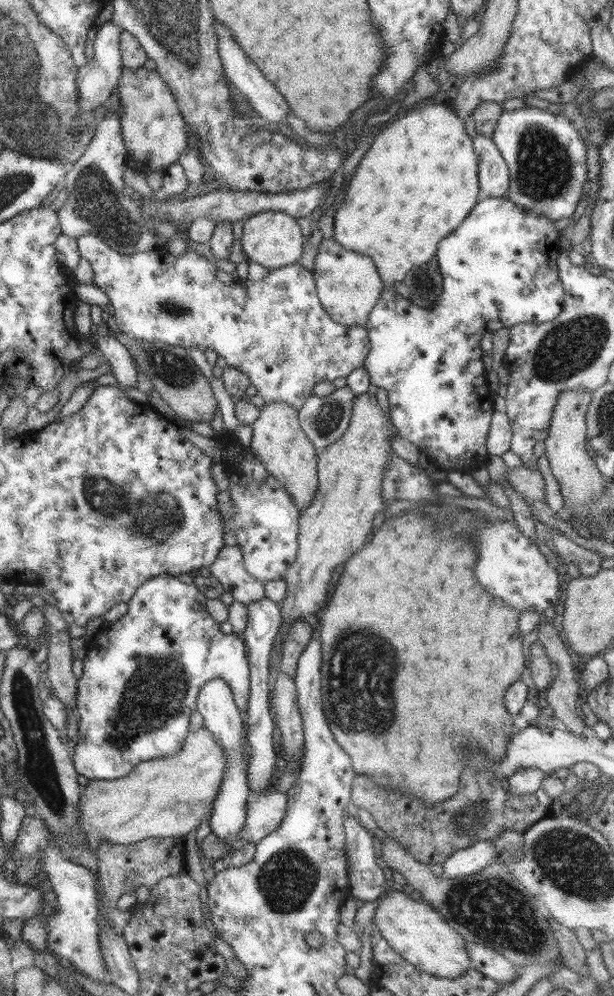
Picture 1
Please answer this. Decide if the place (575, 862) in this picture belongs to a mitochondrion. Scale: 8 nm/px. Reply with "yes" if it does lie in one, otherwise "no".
yes

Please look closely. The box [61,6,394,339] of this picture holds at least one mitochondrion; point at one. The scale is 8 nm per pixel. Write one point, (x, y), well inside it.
(94, 199)

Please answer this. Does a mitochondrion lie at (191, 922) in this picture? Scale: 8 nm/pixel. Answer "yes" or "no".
no

